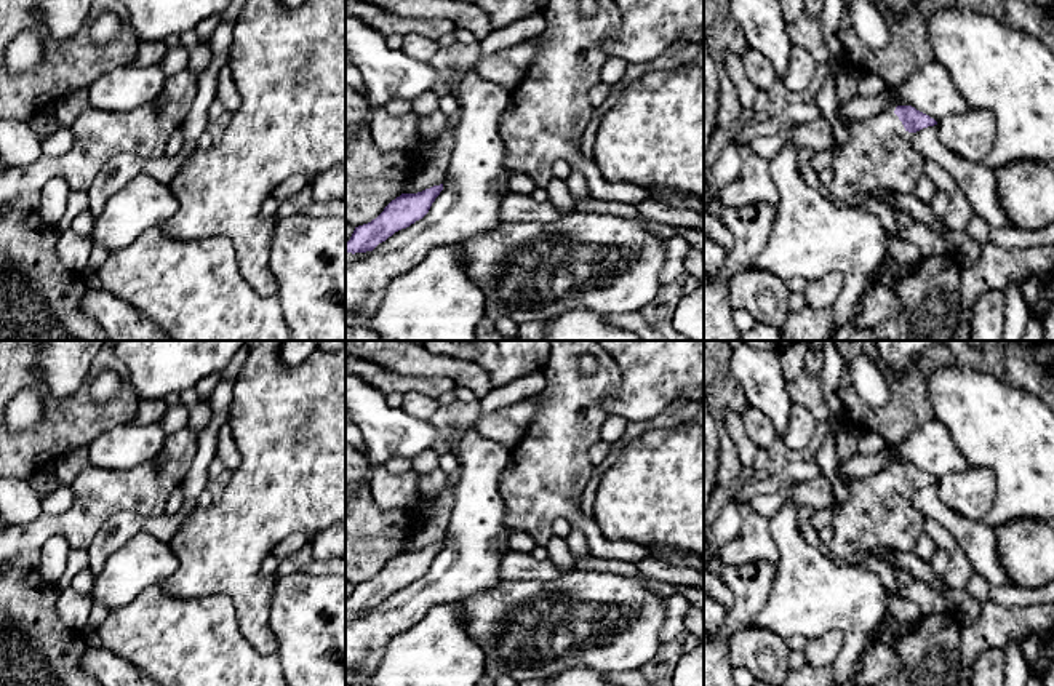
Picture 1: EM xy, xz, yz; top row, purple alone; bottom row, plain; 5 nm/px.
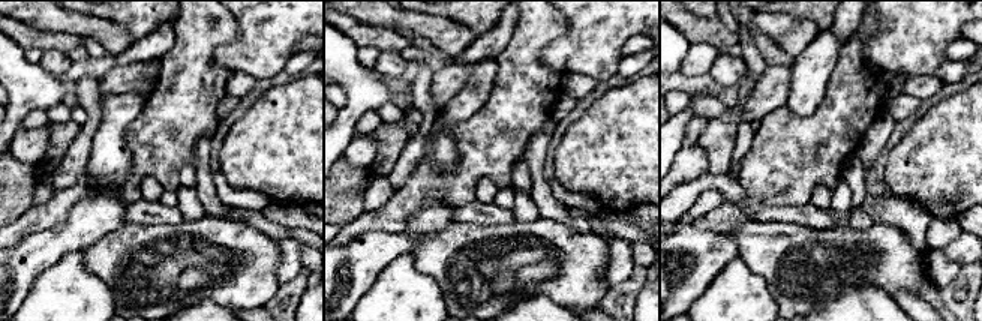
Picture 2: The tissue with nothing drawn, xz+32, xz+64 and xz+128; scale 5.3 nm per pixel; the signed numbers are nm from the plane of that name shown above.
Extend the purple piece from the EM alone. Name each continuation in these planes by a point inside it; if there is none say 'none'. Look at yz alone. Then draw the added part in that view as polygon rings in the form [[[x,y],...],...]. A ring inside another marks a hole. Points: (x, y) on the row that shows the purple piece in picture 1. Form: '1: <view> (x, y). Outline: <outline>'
1: yz (880, 154). Outline: [[[897,106],[880,112],[862,122],[851,120],[846,126],[849,141],[830,147],[833,152],[833,181],[825,193],[840,203],[854,203],[859,197],[868,197],[875,189],[891,189],[899,193],[912,193],[916,181],[924,174],[924,158],[915,150],[913,138],[899,117],[894,114]]]

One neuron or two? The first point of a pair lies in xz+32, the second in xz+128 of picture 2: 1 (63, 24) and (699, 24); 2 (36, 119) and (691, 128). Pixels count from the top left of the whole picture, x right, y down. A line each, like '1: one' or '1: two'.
1: two
2: one

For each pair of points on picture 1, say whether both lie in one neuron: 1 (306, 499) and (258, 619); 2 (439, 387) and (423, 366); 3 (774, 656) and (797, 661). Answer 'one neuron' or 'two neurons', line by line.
1: one neuron
2: two neurons
3: two neurons

